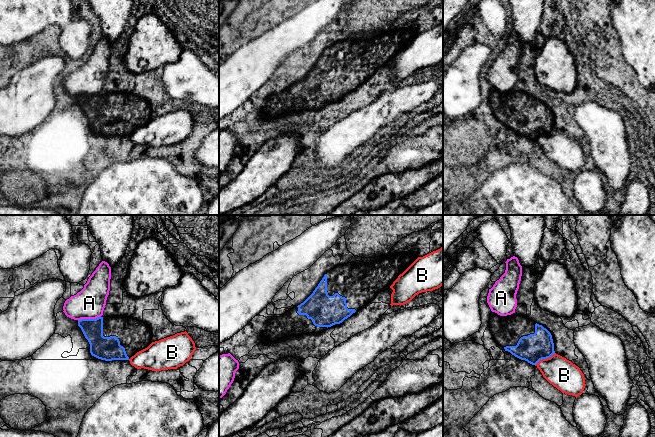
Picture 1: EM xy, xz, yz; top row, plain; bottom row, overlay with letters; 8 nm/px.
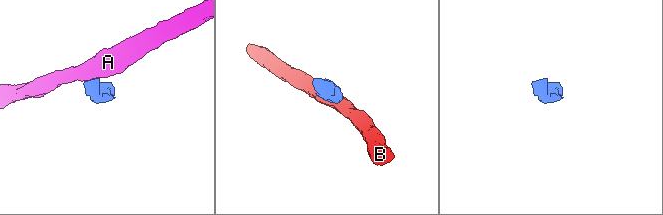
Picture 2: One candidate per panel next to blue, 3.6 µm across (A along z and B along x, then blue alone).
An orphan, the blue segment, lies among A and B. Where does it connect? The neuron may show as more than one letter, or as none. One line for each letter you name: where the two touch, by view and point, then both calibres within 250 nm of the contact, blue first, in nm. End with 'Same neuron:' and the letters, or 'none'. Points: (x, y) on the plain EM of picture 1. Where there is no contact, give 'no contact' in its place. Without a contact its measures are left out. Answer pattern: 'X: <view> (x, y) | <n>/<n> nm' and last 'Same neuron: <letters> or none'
Same neuron: none

